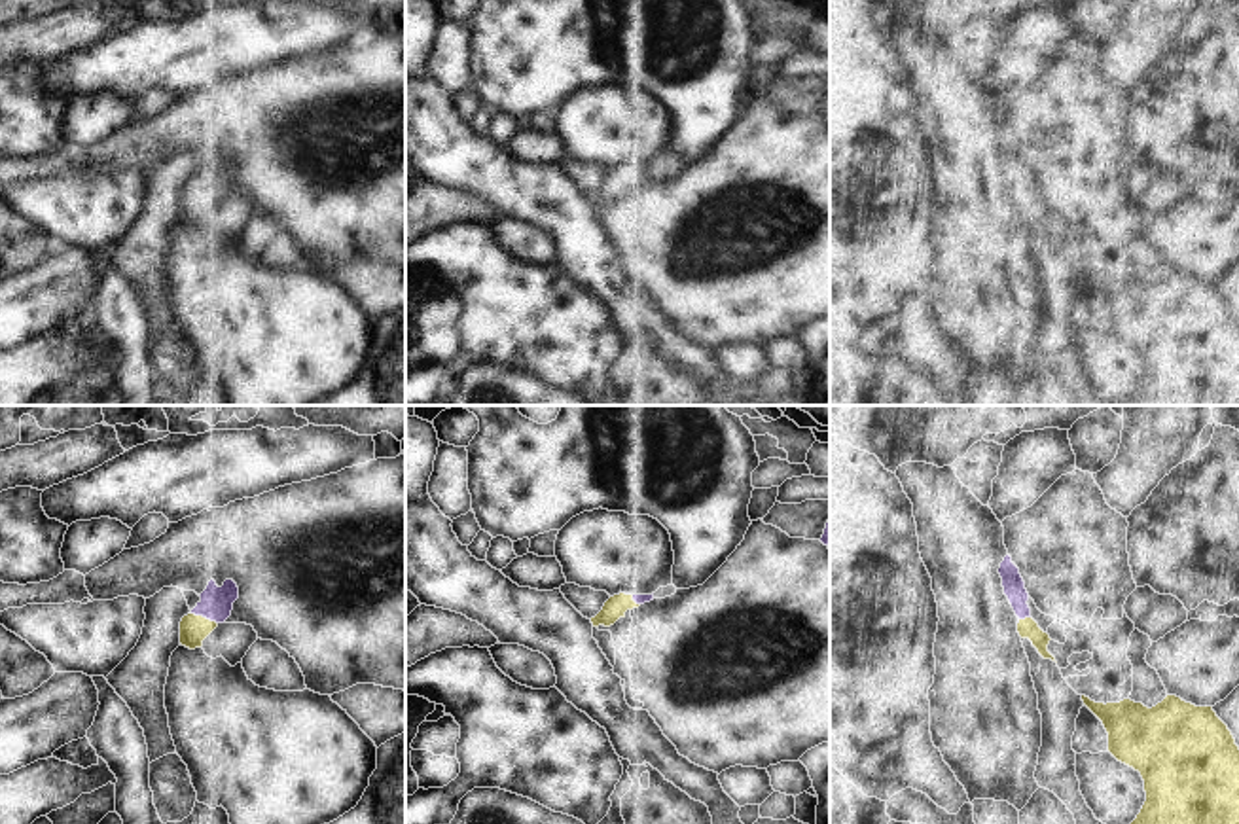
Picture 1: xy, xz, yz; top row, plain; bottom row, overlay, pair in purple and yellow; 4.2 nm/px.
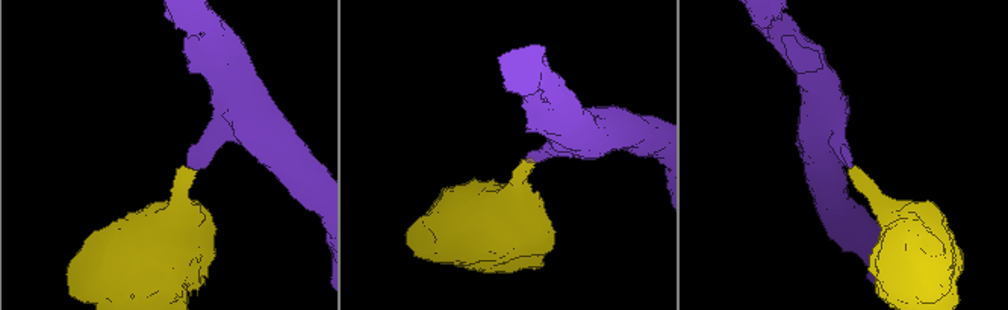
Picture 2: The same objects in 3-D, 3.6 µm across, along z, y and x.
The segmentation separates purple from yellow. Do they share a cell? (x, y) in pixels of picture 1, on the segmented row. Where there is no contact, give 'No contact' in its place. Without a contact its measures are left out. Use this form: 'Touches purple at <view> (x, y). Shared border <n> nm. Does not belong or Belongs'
Touches purple at xy (205, 616). Shared border 120 nm. Belongs.

